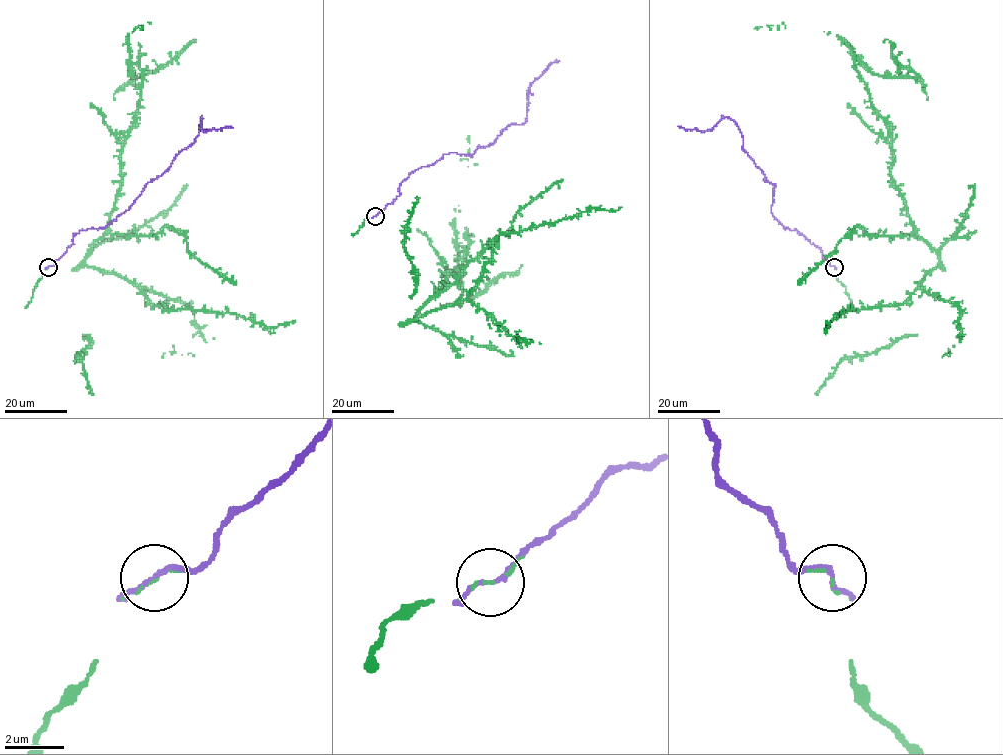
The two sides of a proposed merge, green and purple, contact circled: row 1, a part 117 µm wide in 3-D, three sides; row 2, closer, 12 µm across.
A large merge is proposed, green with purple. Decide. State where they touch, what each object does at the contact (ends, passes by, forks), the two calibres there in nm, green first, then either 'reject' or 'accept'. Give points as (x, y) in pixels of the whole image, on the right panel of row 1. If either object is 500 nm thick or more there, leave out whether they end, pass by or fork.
at (834, 267); green passes by; purple passes by; 50 nm thick on the green side, 150 nm on the other; accept

